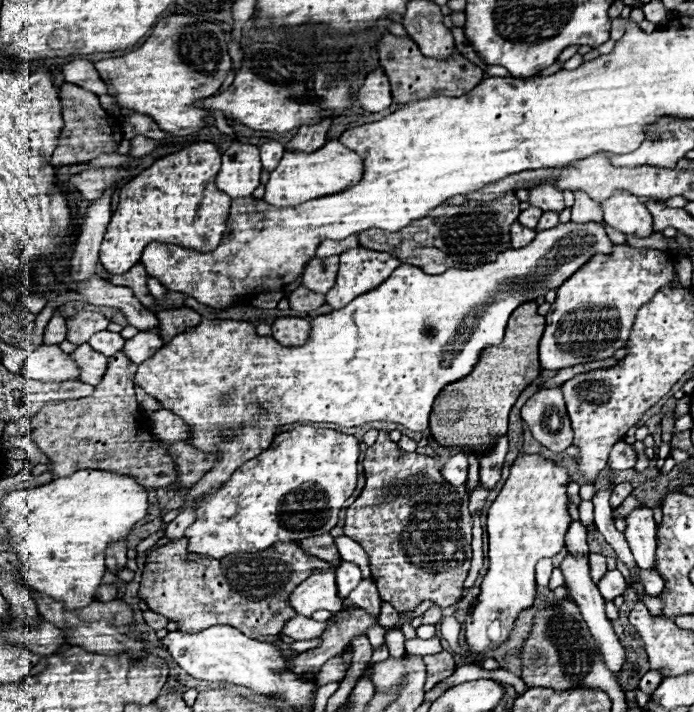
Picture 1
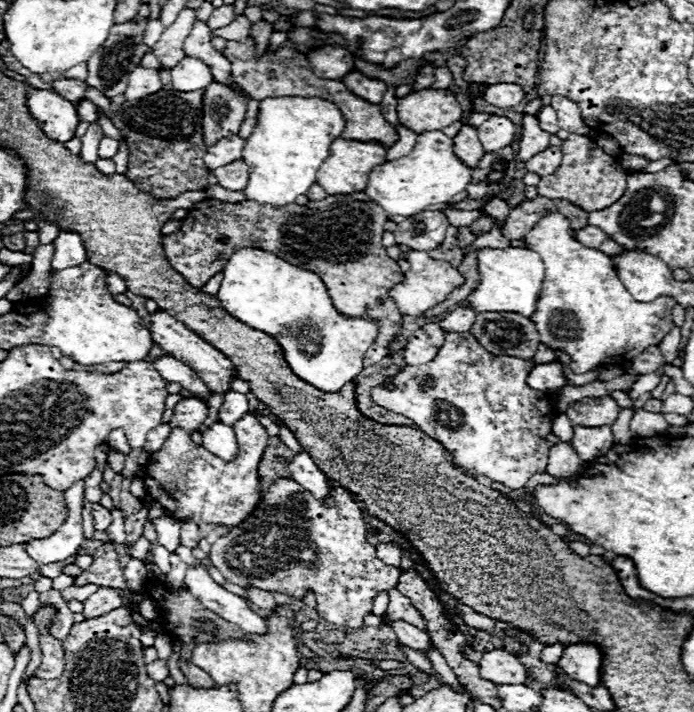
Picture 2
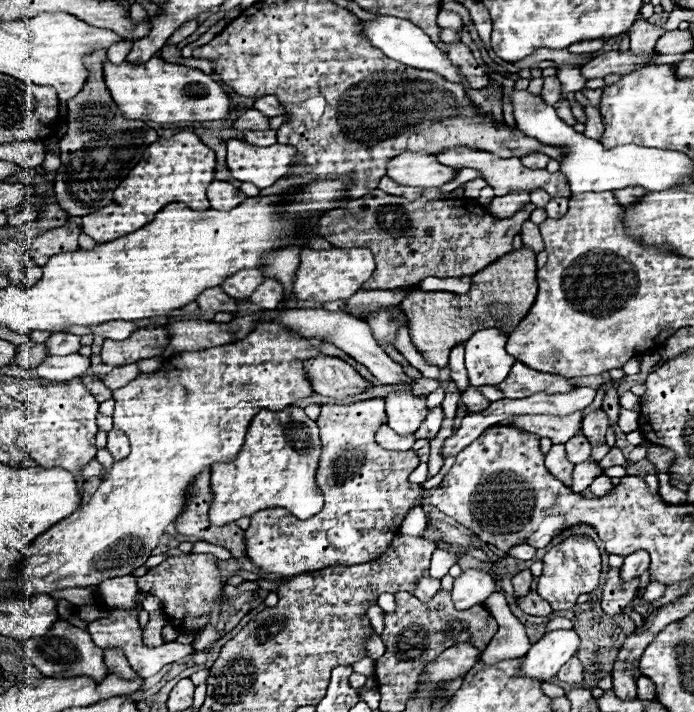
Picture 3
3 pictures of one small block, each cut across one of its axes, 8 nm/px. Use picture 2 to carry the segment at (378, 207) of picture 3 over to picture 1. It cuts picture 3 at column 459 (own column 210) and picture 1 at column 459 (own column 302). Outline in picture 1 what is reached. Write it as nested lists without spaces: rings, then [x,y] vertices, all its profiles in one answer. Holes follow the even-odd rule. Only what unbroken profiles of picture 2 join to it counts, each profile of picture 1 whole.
[[[508,192],[508,196],[502,196],[500,200],[486,202],[482,206],[440,206],[440,208],[434,208],[434,212],[430,212],[426,218],[414,220],[398,232],[382,232],[380,228],[368,228],[366,232],[358,234],[358,240],[360,240],[360,246],[364,246],[368,250],[388,252],[388,254],[396,256],[402,264],[418,266],[426,274],[440,274],[452,266],[460,268],[460,270],[472,270],[476,266],[496,260],[500,252],[510,248],[510,226],[518,220],[518,214],[520,214],[520,200],[516,198],[514,192]],[[418,234],[424,236],[422,242],[414,240]]]

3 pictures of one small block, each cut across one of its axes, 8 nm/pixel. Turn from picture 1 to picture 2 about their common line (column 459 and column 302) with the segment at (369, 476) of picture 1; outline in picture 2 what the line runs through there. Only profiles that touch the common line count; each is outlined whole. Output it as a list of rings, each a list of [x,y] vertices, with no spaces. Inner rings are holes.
[[[276,478],[262,492],[262,498],[256,504],[254,512],[242,524],[228,528],[226,534],[212,544],[210,560],[228,582],[238,584],[240,588],[254,586],[266,592],[290,594],[296,600],[302,600],[306,592],[314,592],[318,614],[324,620],[342,622],[352,628],[362,626],[362,618],[370,614],[374,598],[388,588],[396,588],[402,574],[400,568],[384,564],[376,558],[374,546],[366,540],[366,522],[362,518],[362,510],[352,500],[350,492],[336,484],[330,484],[326,502],[320,502],[310,498],[306,488],[288,478]]]

